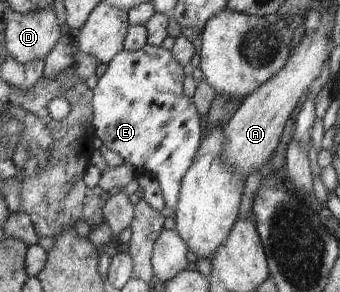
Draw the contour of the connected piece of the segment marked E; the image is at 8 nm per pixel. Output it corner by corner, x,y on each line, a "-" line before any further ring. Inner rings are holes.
145,44
139,51
121,50
108,63
107,70
92,89
92,126
102,145
123,158
138,174
151,173
159,182
166,207
175,209
183,176
195,157
201,136
200,113
194,99
183,92
183,66
172,56
171,51

